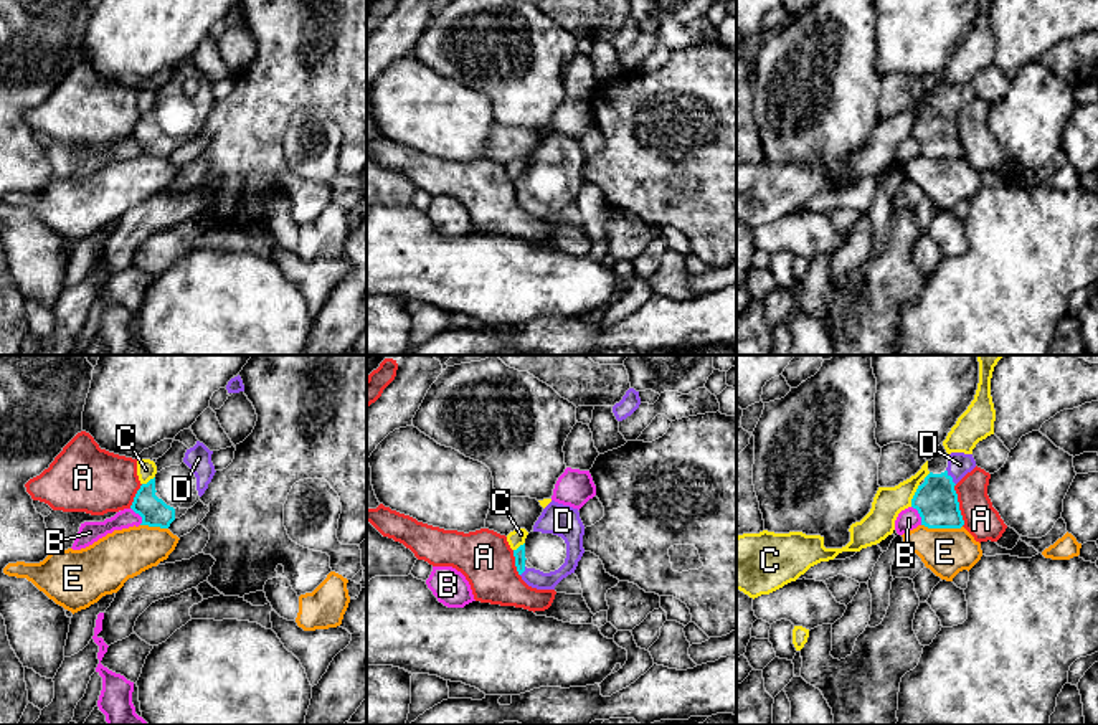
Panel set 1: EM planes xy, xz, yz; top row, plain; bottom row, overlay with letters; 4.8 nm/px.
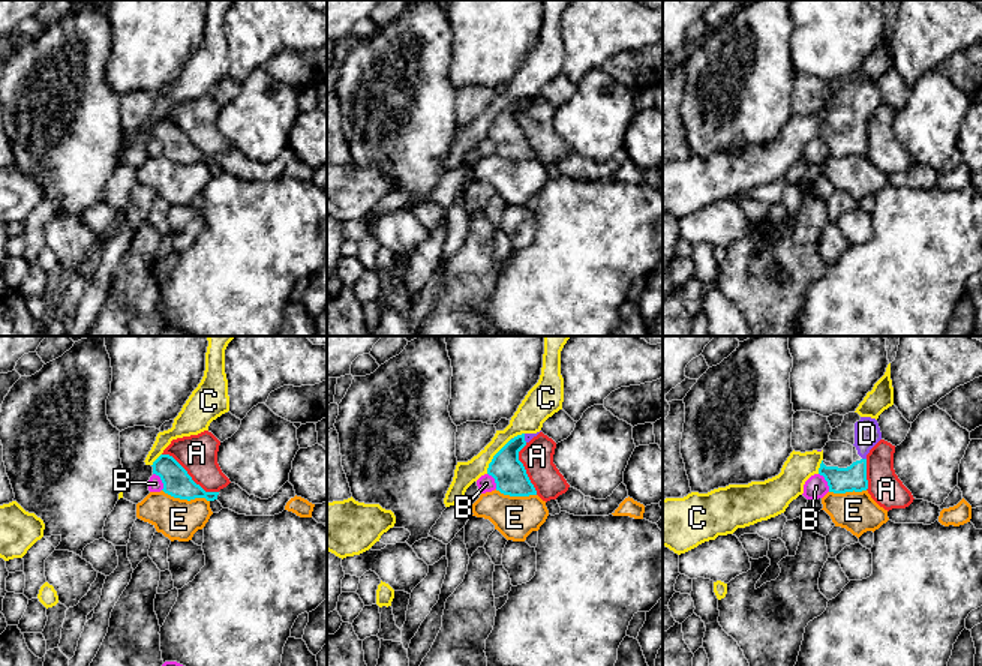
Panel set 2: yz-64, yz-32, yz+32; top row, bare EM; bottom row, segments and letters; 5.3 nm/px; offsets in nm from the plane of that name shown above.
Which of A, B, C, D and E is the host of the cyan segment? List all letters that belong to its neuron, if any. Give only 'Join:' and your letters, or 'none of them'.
Join: D

